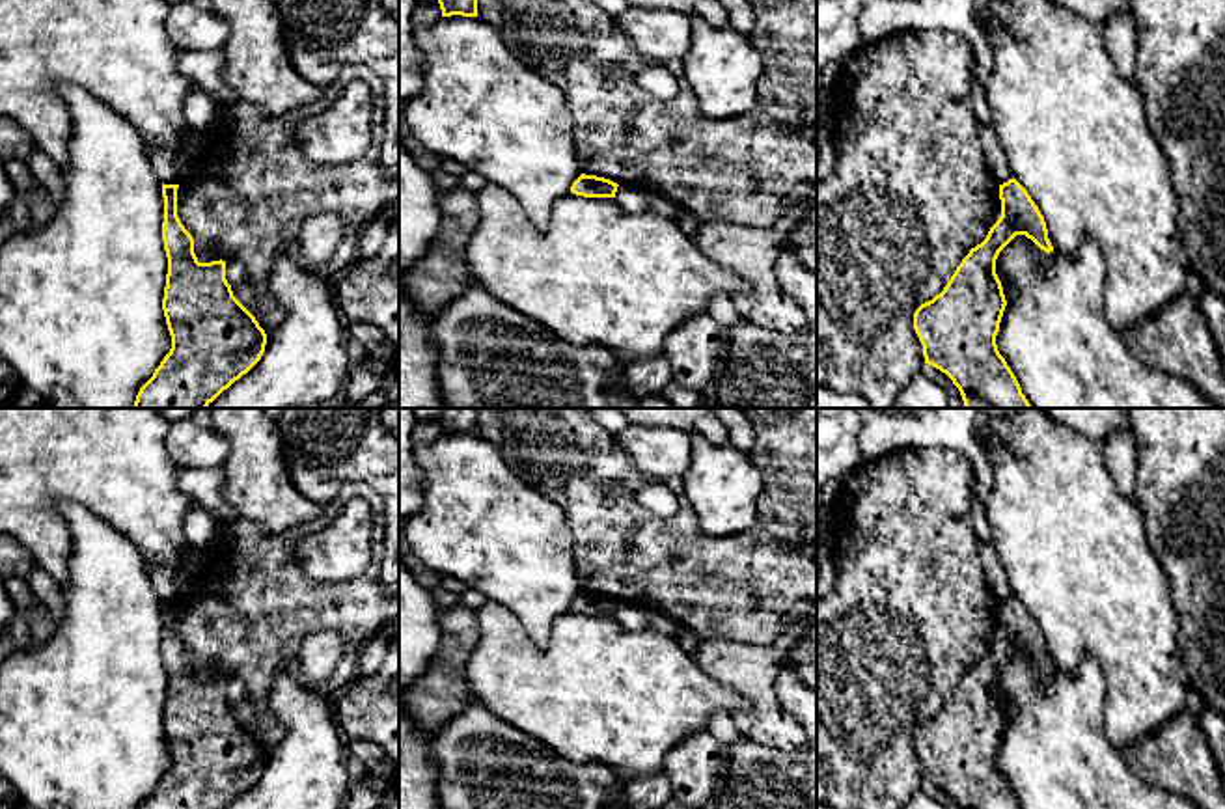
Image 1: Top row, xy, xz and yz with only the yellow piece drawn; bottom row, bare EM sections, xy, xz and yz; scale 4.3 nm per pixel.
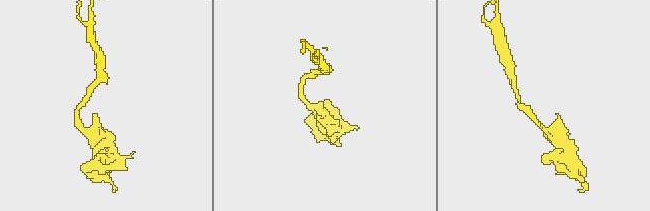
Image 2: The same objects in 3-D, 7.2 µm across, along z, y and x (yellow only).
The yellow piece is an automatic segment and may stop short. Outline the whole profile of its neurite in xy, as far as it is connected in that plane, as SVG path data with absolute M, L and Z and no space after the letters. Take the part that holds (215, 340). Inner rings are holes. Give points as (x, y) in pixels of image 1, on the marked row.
M162 183L168 274L162 298L172 349L134 408L207 408L263 356L267 334L233 296L226 261L200 263L177 216L179 185Z

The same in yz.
M1012 177L999 185L1001 216L986 239L970 250L940 295L921 304L914 313L914 330L923 345L925 363L945 373L958 388L966 408L1031 408L1022 388L999 354L996 336L1007 306L996 274L999 252L1016 237L1025 235L1040 250L1053 252L1044 216Z

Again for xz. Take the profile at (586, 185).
M582 173L571 186L571 192L584 198L615 198L617 183Z

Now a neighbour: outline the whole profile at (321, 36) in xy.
M280 0L293 67L328 88L347 63L365 63L382 80L384 138L379 162L399 166L399 22L380 0Z

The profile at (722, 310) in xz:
M718 295L710 298L707 315L716 321L722 328L733 328L738 324L744 317L738 313L733 300L725 295Z

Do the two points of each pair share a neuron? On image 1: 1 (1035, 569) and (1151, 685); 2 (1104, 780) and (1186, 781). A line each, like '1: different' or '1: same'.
1: same
2: different

